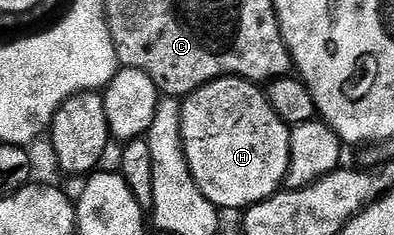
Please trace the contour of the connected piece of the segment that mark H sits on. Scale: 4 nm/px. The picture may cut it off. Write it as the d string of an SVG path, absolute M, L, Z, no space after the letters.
M218 77L187 94L181 101L180 129L184 154L197 187L220 210L246 211L266 197L274 197L287 180L291 129L269 107L266 92L242 77Z

